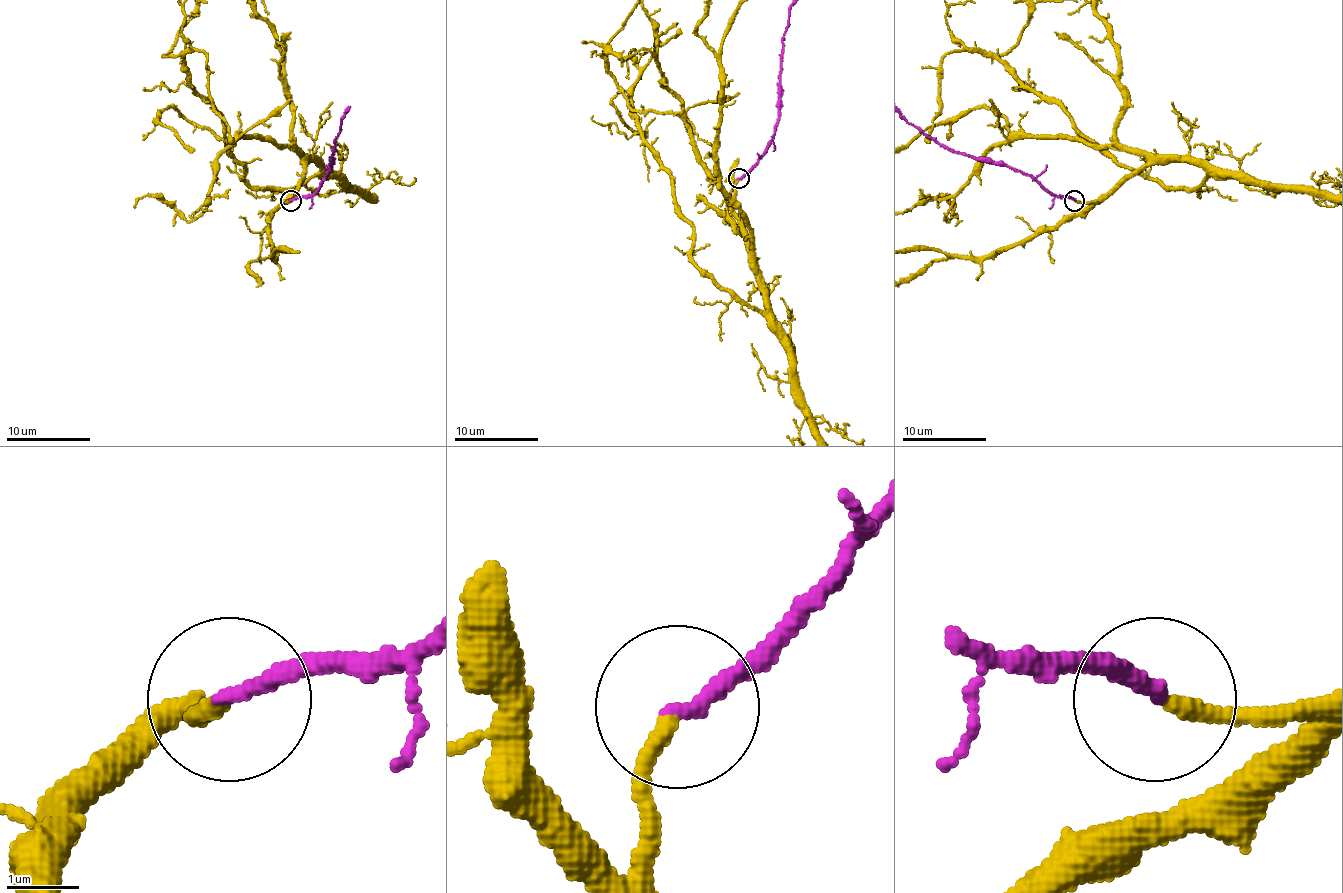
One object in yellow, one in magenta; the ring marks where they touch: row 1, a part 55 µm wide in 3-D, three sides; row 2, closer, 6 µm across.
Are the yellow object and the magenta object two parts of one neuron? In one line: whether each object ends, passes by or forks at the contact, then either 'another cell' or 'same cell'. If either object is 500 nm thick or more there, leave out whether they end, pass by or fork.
yellow ends; magenta ends; same cell

